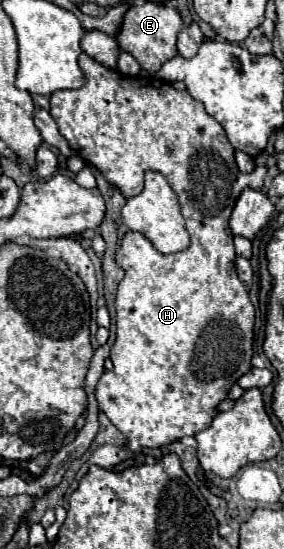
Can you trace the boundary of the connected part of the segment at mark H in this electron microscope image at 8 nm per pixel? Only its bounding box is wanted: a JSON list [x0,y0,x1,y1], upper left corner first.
[50,53,268,451]

